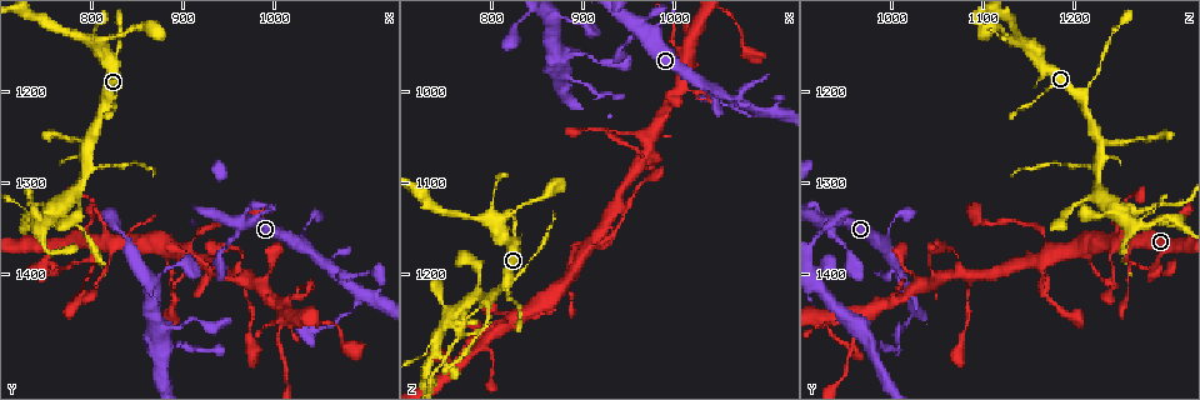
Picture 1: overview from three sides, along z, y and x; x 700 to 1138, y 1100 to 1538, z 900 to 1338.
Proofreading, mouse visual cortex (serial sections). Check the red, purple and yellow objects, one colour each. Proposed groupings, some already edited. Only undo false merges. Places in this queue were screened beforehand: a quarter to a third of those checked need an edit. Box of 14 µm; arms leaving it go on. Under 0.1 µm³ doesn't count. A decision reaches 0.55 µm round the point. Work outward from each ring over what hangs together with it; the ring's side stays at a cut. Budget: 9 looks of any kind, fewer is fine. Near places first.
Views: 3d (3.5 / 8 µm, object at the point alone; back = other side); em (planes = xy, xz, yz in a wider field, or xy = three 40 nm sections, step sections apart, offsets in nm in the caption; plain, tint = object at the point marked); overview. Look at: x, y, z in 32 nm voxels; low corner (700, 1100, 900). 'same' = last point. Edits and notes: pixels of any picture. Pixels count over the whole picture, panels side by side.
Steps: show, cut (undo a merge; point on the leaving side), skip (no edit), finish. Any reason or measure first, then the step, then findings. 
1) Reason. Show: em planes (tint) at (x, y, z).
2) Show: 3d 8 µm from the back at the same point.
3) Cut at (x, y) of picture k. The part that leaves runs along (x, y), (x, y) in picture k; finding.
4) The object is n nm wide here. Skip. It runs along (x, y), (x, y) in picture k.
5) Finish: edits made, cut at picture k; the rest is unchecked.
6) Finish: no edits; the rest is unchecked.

Abrupt turn. Show: 3d 3.5 µm at (755, 1335, 1245).

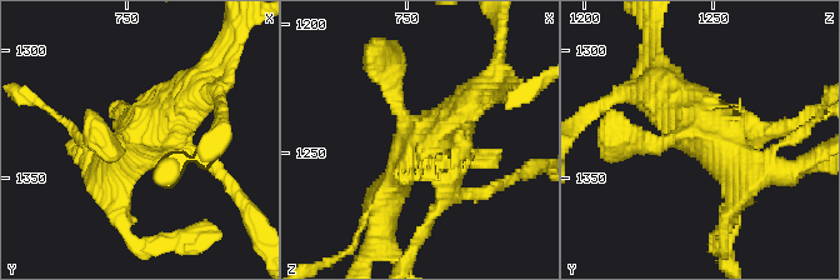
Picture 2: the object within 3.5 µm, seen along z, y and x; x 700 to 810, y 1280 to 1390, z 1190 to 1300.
Shape alone is not enough. Show: em xy step 3 (tint) at (758, 1335, 1248).

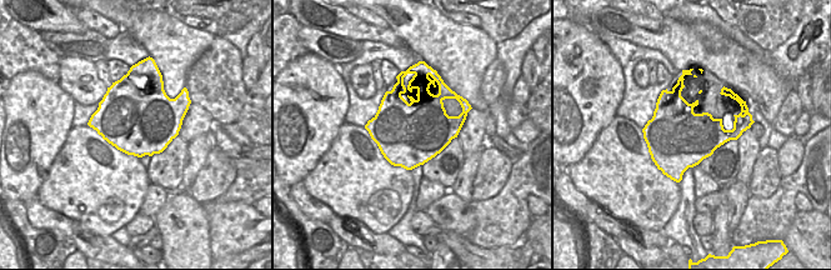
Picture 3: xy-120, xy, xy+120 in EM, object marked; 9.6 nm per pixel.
The object is 750 nm wide here. Skip. It runs along (469, 106), (445, 121), (380, 201) in picture 2; one cell here.

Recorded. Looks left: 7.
Thin neck. Show: 3d 3.5 µm from the back at (915, 1360, 1165).

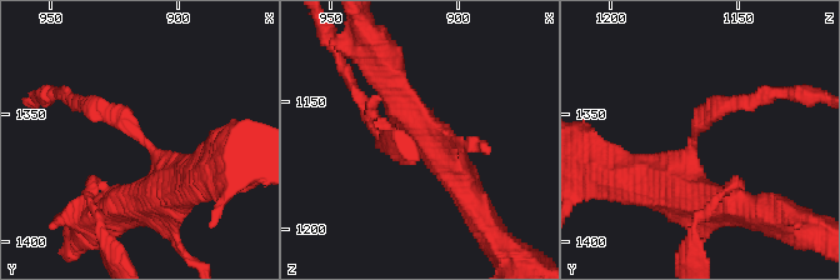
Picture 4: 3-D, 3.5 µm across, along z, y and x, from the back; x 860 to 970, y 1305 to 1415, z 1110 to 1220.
The arms are 200, 450 nm wide. Show: em xy step 1 (tint) at (916, 1358, 1167).

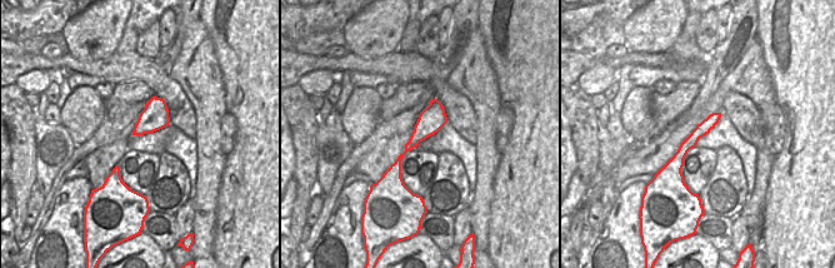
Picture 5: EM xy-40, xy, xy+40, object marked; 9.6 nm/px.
Skip. It runs along (435, 103), (396, 164), (400, 184) in picture 5; all the same cell.

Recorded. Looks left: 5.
Small branch off a trunk. Show: 3d 3.5 µm at (1010, 1450, 960).

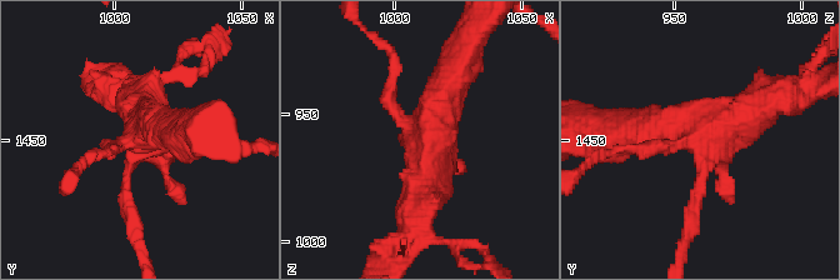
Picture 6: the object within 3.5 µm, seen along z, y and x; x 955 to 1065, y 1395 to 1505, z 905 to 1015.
Need the tissue. Show: em xy step 2 (tint) at (1009, 1453, 960).

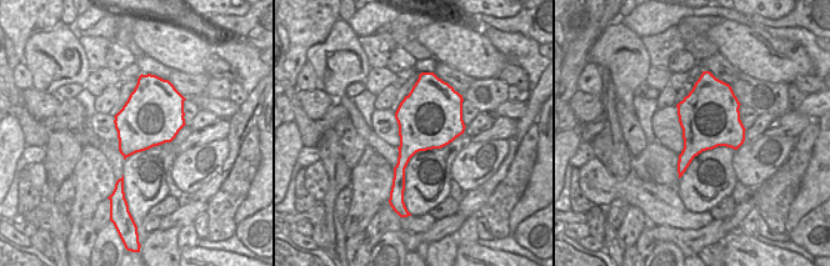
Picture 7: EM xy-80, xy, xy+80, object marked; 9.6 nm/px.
Skip. It runs along (419, 211), (434, 113), (458, 64) in picture 6; one cell here.

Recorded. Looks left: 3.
Thin arm on a thick one. Show: 3d 3.5 µm at (1090, 1420, 1020).

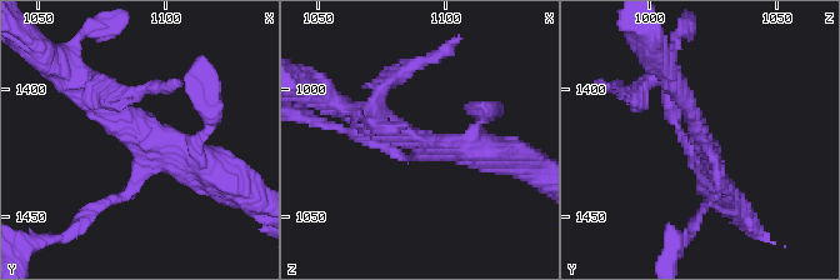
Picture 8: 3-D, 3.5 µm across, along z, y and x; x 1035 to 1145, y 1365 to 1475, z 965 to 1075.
3 arms meet here; the arms are 100, 250, 400 nm wide; need the tissue. Show: em planes (tint) at (1093, 1420, 1021).

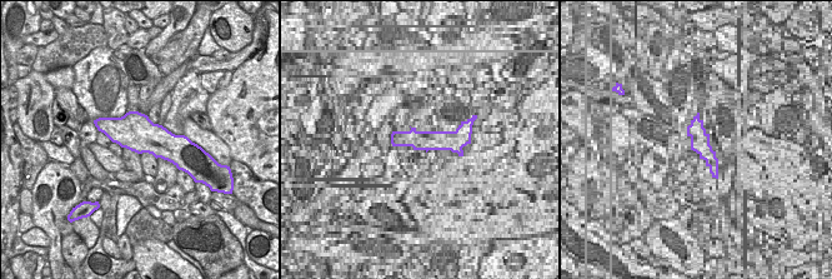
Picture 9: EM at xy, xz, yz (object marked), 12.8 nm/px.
Skip. It runs along (84, 90), (218, 175) in picture 8; all the same cell.

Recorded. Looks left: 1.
Finish: no edits; the rest is unchecked.

